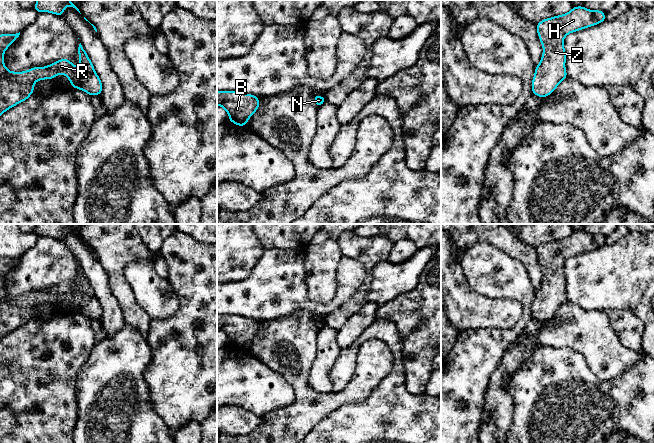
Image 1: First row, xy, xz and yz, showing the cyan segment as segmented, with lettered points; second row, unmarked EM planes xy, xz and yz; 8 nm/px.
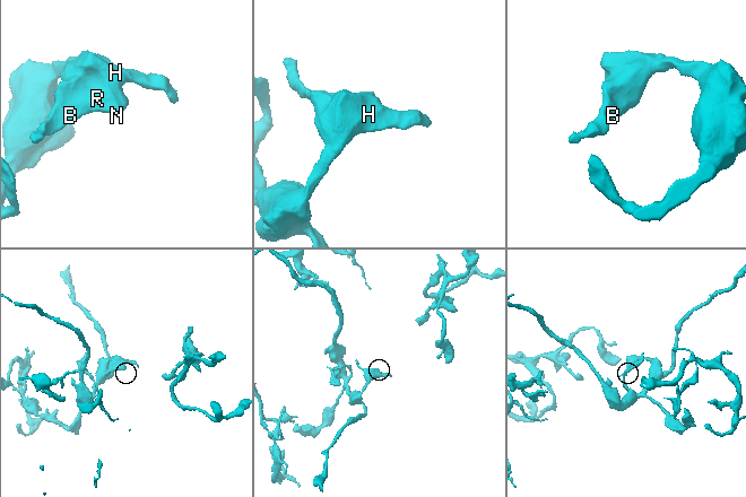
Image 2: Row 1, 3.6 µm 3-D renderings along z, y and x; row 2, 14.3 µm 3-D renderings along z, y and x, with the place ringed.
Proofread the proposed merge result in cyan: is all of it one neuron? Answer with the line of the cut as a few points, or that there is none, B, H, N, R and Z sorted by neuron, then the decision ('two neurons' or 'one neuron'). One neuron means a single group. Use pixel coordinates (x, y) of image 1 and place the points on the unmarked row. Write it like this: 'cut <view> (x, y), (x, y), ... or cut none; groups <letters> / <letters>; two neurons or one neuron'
cut none; groups B H N R Z; one neuron

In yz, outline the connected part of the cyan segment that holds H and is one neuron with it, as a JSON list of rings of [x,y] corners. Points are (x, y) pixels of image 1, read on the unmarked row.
[[[577,230],[566,238],[544,243],[536,249],[544,276],[540,287],[535,291],[532,303],[534,319],[540,322],[550,319],[568,301],[563,270],[565,261],[571,256],[597,249],[605,244],[603,235]]]

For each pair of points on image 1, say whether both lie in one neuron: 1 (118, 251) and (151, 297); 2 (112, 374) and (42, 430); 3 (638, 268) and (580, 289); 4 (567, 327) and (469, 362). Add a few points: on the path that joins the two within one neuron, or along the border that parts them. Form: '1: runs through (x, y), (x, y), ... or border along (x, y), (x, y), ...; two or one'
1: border along (151, 261), (125, 267), (130, 287); two
2: border along (77, 377), (77, 420), (74, 424); two
3: runs through (624, 275), (599, 277), (594, 281); one
4: border along (518, 335), (495, 368); two

